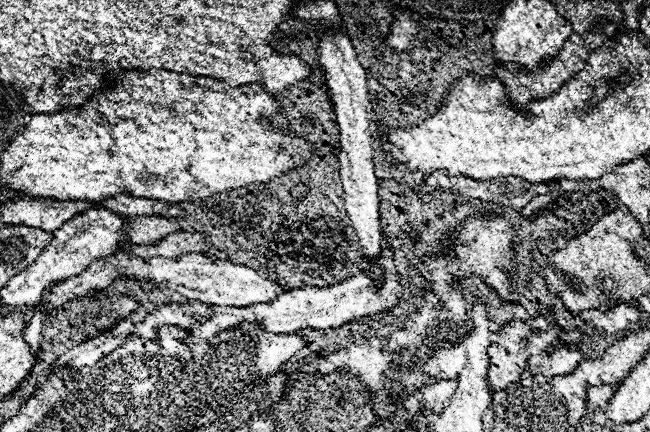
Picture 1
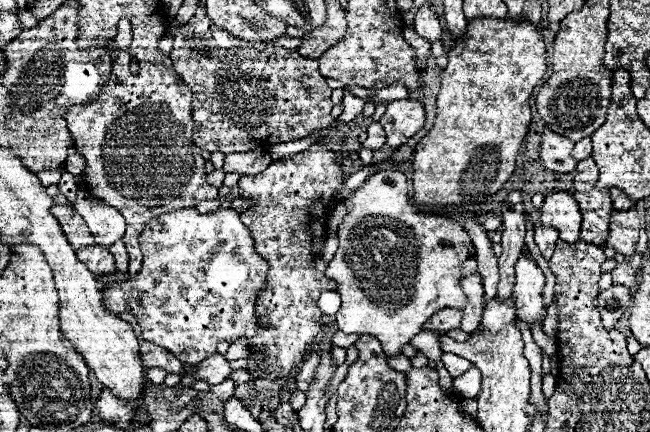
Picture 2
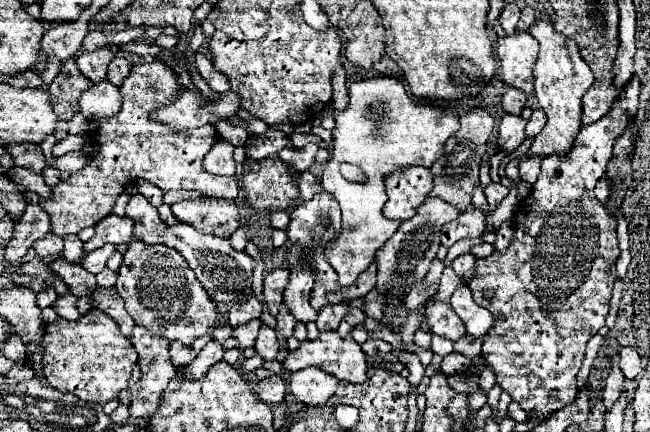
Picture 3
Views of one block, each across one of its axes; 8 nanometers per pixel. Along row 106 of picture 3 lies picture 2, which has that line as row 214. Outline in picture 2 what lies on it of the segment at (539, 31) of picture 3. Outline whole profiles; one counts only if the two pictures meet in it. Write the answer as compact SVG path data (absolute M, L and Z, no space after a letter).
M568 192L548 194L540 210L540 220L546 226L554 226L560 234L560 240L564 240L566 244L572 246L578 242L582 214L572 194Z

